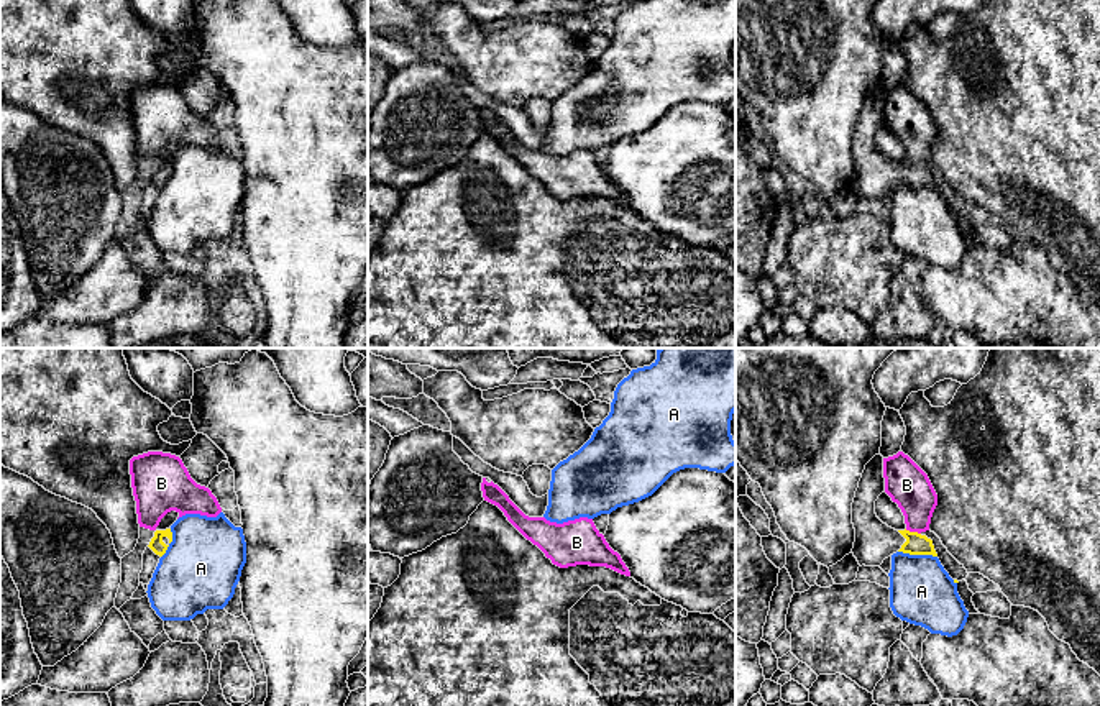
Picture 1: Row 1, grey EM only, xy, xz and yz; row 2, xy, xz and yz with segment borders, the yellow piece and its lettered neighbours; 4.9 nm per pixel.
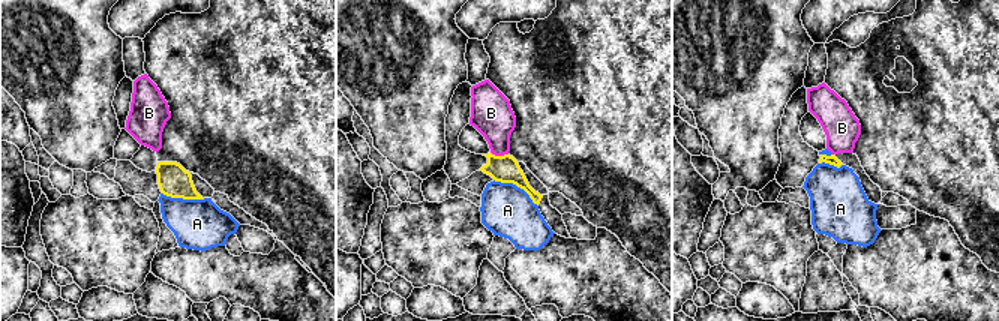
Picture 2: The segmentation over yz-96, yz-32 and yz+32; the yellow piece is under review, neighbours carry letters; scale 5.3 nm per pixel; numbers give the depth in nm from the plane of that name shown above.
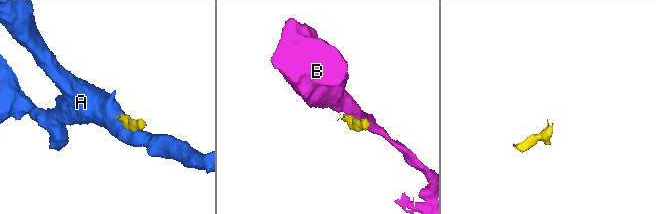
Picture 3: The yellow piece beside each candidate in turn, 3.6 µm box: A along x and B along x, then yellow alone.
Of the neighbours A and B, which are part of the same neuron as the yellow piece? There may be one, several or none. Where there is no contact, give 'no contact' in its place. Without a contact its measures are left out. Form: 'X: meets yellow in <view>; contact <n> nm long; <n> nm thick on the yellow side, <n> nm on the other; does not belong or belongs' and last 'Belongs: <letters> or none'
A: meets yellow in yz; contact 190 nm long; 110 nm thick on the yellow side, 320 nm on the other; does not belong
B: meets yellow in yz; contact 80 nm long; 110 nm thick on the yellow side, 200 nm on the other; does not belong
Belongs: none

